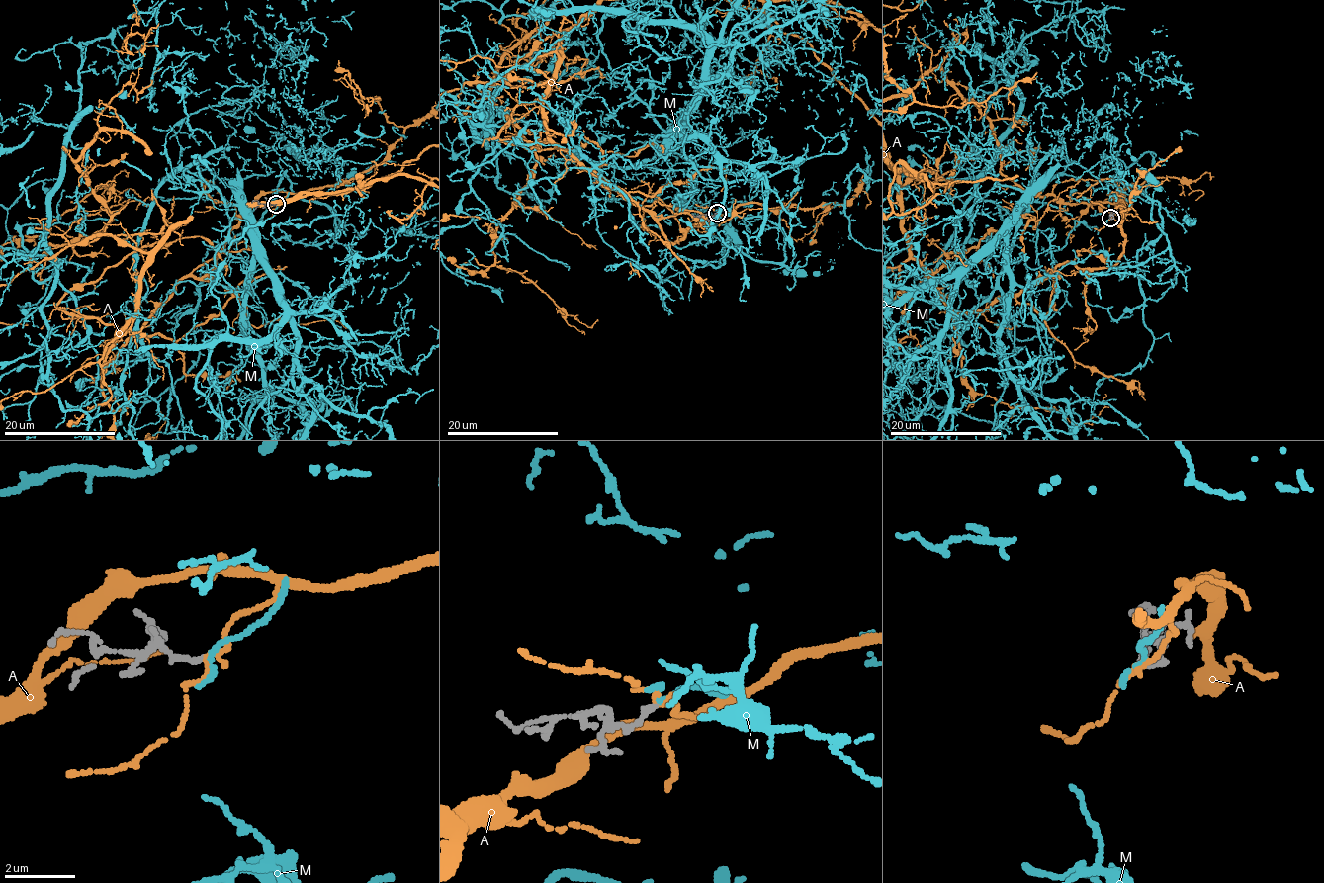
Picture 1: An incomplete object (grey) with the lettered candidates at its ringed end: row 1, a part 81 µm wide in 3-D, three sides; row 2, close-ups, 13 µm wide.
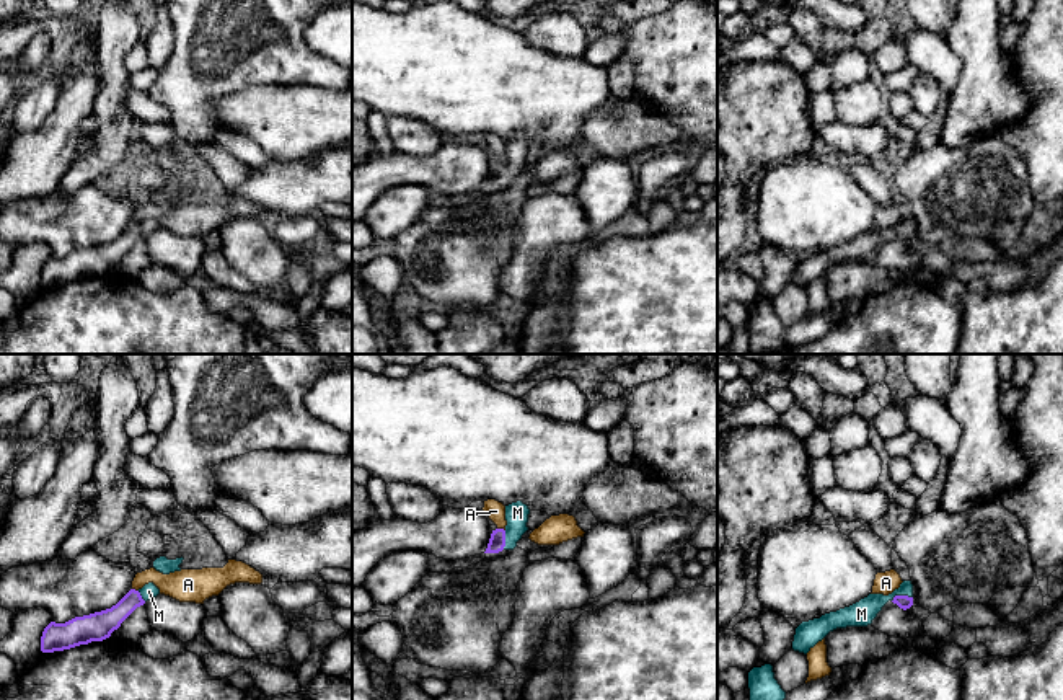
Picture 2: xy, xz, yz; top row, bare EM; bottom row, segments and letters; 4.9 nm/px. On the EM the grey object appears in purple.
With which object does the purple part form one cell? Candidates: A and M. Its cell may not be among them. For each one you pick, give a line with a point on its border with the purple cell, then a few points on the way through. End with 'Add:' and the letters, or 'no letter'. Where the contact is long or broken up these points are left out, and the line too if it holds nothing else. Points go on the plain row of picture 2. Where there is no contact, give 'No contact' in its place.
M: Touches purple at yz (900, 230). Path across: yz (904, 237), (900, 230), (879, 234), (861, 248)
Add: M

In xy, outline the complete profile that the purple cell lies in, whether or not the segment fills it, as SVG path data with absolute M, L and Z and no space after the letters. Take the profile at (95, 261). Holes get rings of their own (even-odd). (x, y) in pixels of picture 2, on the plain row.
M148 217L142 224L130 224L111 243L75 251L65 258L51 256L41 271L41 286L54 287L70 284L91 276L103 276L140 240L157 232L160 224Z

